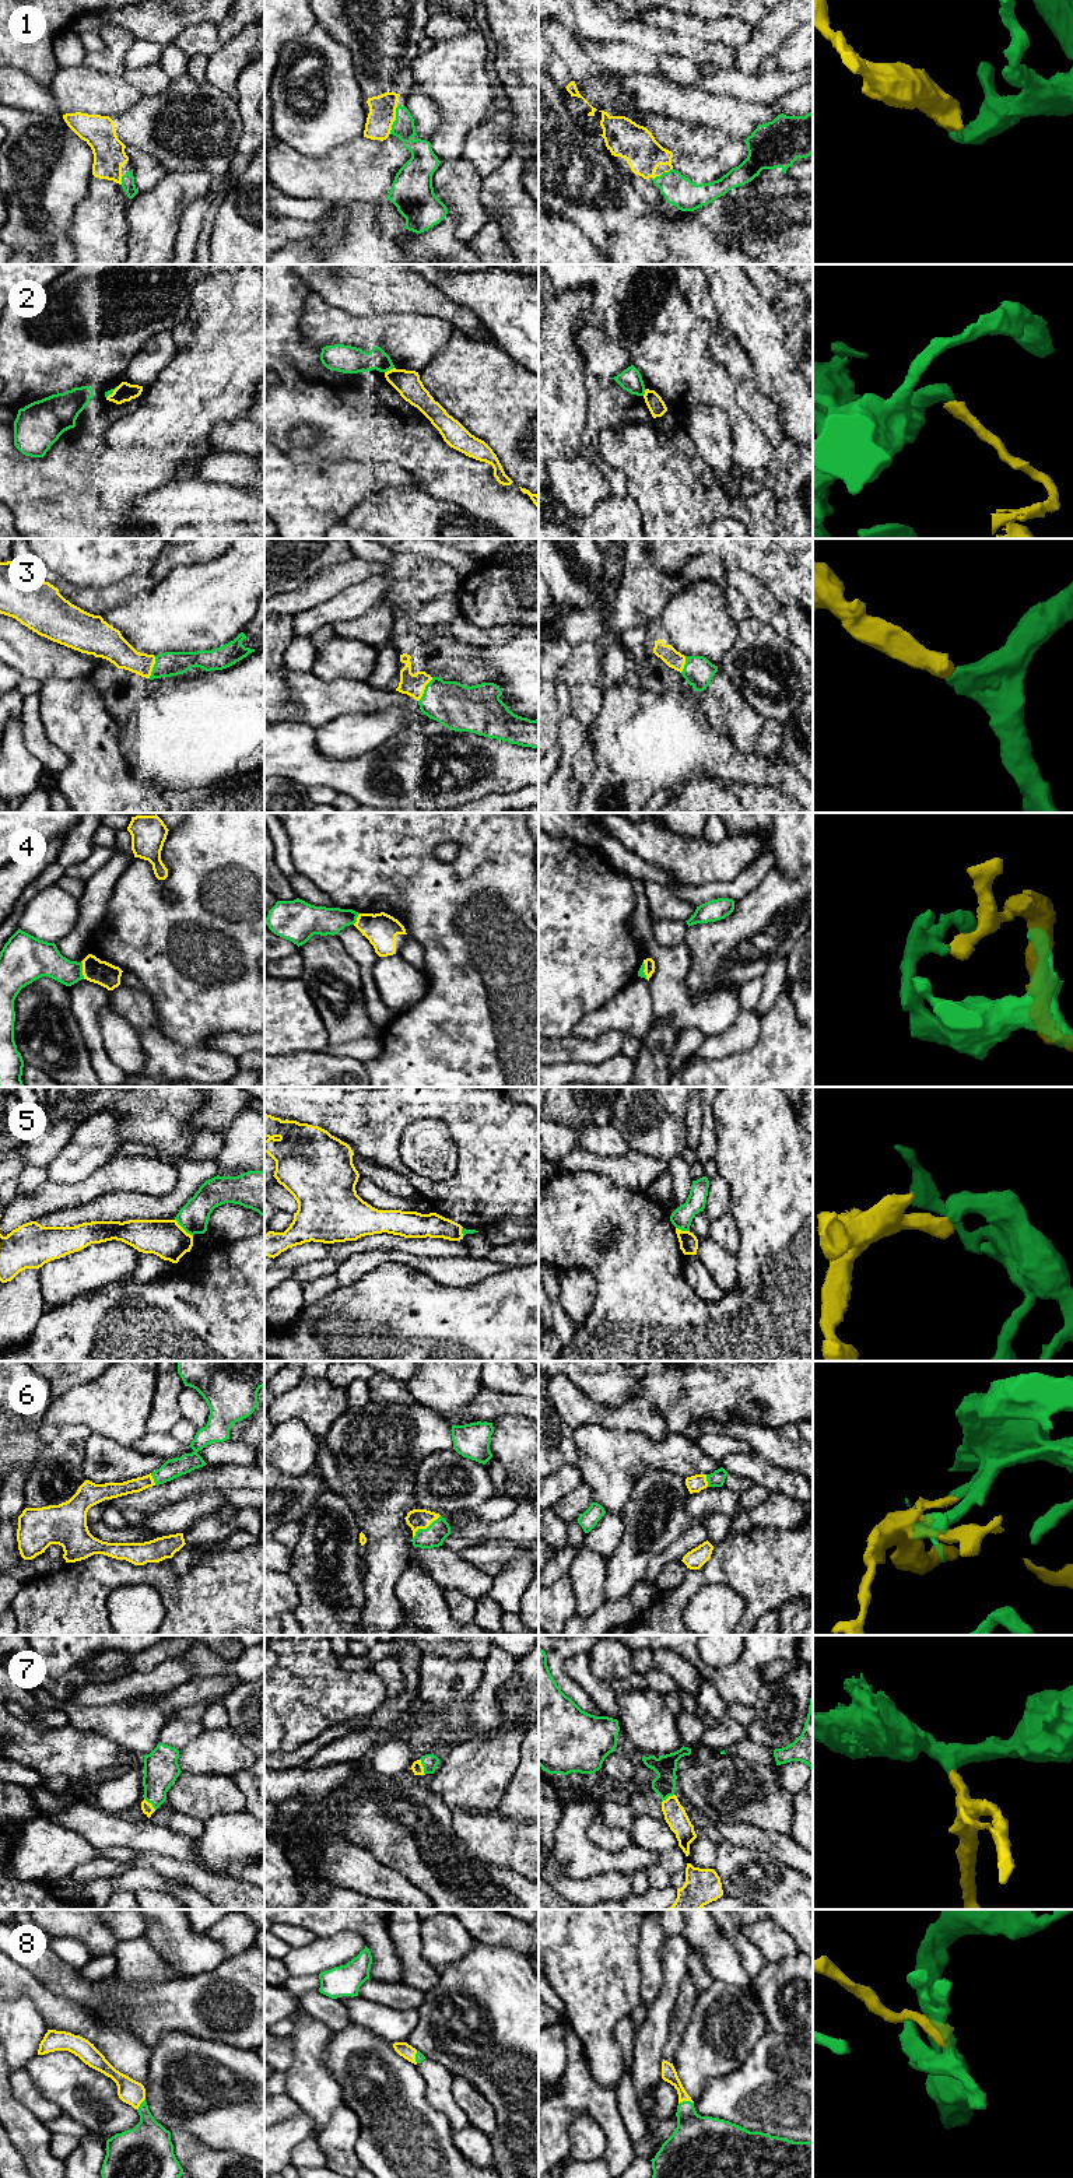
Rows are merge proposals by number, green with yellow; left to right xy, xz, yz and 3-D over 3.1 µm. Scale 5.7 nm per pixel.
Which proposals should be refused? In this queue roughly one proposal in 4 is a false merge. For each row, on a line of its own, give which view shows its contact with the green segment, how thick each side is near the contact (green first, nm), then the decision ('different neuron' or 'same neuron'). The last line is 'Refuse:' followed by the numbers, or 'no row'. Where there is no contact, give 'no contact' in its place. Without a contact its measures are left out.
1: meets green in xz; 130 nm thick on the green side, 160 nm on the other; same neuron
2: meets green in xz; 160 nm thick on the green side, 150 nm on the other; different neuron
3: meets green in xz; 260 nm thick on the green side, 130 nm on the other; same neuron
4: meets green in xy; 220 nm thick on the green side, 140 nm on the other; different neuron
5: meets green in xy; 180 nm thick on the green side, 220 nm on the other; different neuron
6: meets green in xz; 120 nm thick on the green side, 110 nm on the other; same neuron
7: meets green in xz; 90 nm thick on the green side, 70 nm on the other; same neuron
8: meets green in yz; 300 nm thick on the green side, 90 nm on the other; same neuron
Refuse: 2, 4, 5

